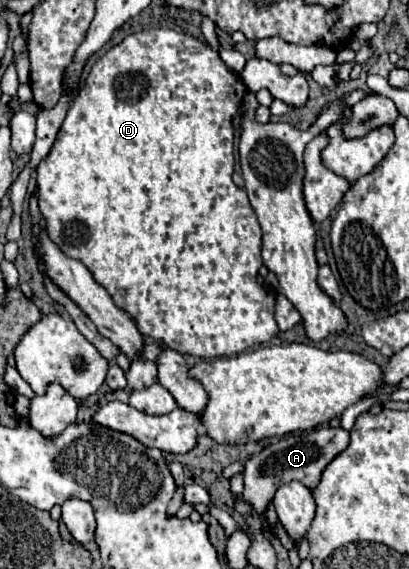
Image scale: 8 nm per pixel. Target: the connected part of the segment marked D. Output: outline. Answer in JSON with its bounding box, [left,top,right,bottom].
[38,28,278,358]

